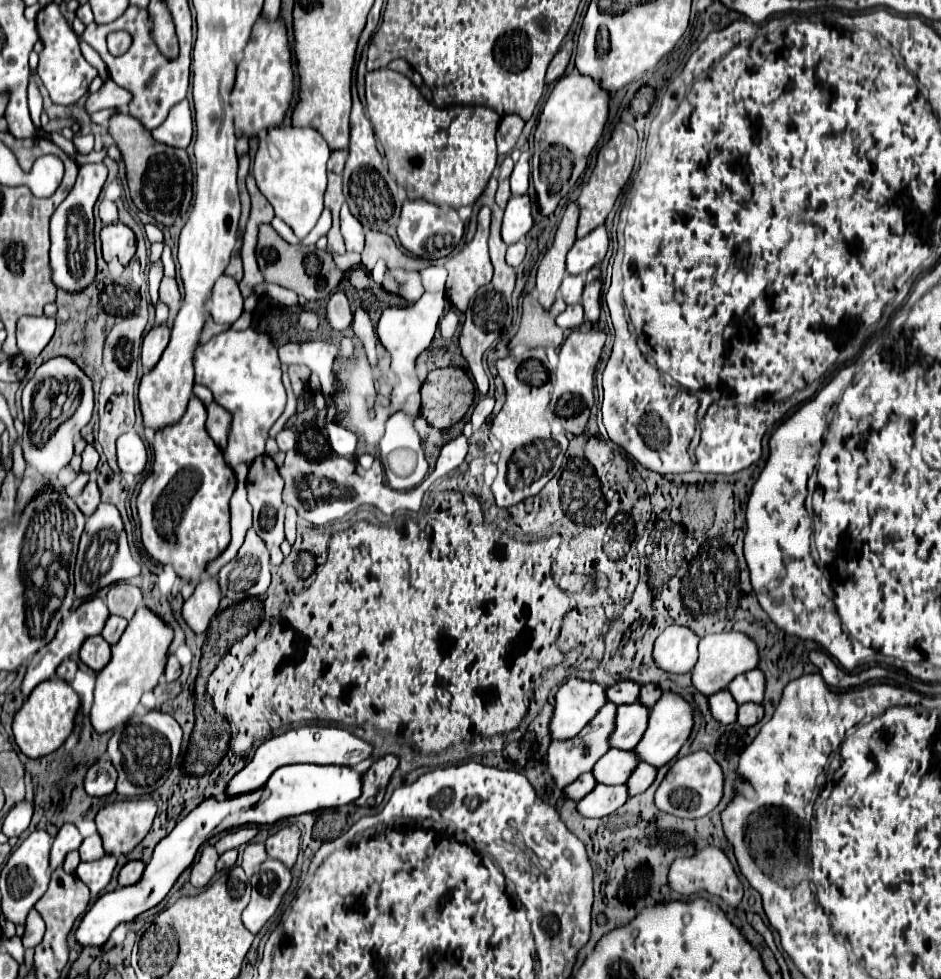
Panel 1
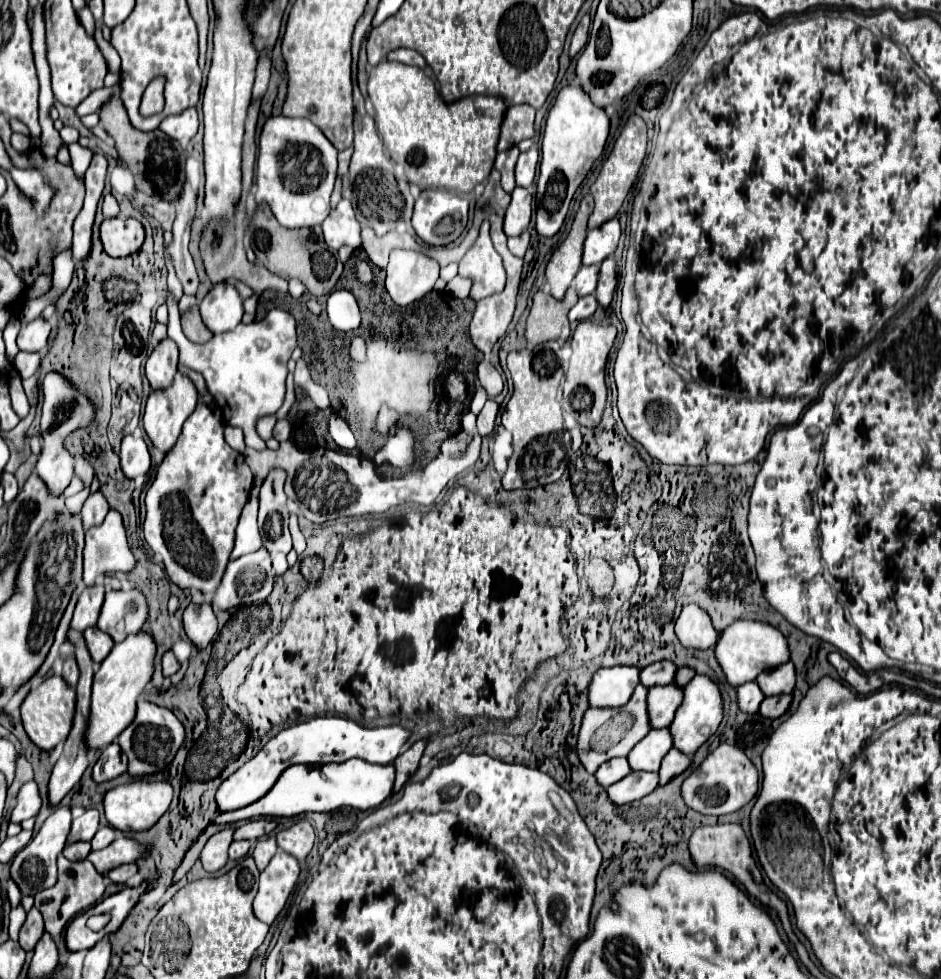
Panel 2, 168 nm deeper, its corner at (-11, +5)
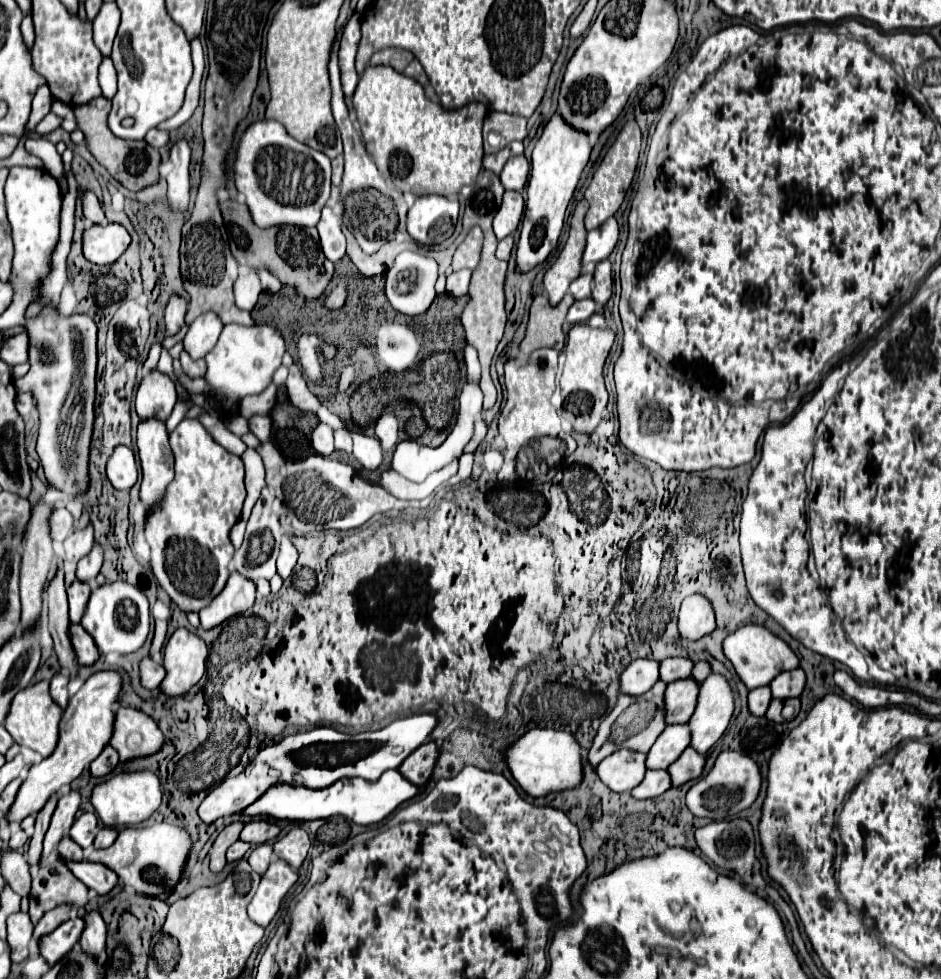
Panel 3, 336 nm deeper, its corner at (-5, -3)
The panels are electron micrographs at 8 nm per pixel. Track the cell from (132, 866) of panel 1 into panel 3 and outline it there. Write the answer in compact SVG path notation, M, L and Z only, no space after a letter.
M83 860L83 862L71 862L71 864L67 862L67 866L87 888L93 888L97 894L109 894L119 882L117 874L105 868L103 864Z

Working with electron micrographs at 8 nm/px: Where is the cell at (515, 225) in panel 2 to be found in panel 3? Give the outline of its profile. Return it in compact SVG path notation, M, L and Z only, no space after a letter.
M505 192L503 204L499 206L493 218L493 230L497 240L503 240L505 236L517 230L521 222L521 214L523 214L523 196L519 192Z

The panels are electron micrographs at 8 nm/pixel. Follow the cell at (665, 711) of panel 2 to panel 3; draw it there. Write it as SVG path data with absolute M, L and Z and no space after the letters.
M693 678L677 680L667 684L665 690L665 722L667 724L685 724L697 704L699 684Z

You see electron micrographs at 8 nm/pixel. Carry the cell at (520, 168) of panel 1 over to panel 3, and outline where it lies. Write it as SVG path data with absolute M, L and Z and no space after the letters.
M511 156L501 172L501 182L505 190L515 190L521 192L525 188L529 174L529 162L525 156Z

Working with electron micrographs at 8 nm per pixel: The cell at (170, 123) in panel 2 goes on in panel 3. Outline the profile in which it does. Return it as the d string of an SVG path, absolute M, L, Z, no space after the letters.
M153 128L153 130L145 136L145 140L147 140L151 146L161 148L161 146L171 144L171 132L169 132L169 130L159 130L159 128Z

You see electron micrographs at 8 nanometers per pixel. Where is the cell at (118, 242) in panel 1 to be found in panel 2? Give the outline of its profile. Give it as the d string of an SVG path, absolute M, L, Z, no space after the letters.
M119 216L103 220L103 224L99 226L99 234L101 234L103 250L115 258L133 254L143 244L145 238L145 230L141 222Z

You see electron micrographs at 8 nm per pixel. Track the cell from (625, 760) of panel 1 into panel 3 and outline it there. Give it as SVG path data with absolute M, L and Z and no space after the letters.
M687 724L667 726L665 732L661 732L661 736L655 740L655 744L651 746L651 750L647 752L645 766L649 770L657 770L657 768L665 770L689 746L689 738L691 736L689 736Z

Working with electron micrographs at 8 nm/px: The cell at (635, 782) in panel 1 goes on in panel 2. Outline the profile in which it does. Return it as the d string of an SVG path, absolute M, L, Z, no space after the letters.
M673 748L665 758L663 758L663 764L661 764L661 770L659 770L659 784L667 784L671 778L683 774L689 766L691 766L691 756L683 754L681 750Z

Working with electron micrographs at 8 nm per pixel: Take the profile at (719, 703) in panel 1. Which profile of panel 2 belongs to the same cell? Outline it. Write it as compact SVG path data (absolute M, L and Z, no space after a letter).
M747 682L737 686L737 698L739 698L739 708L751 714L759 710L759 704L765 700L765 694L759 690L757 682Z

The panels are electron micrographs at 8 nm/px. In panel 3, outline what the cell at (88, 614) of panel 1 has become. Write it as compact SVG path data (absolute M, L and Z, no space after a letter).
M75 580L69 588L67 588L67 596L69 596L69 620L73 624L79 624L85 610L87 610L87 602L91 596L91 588L85 582Z

